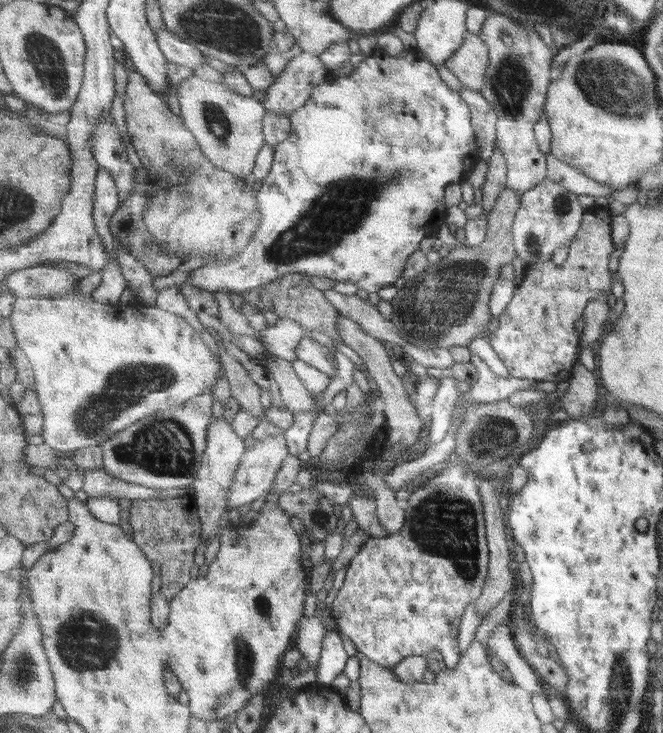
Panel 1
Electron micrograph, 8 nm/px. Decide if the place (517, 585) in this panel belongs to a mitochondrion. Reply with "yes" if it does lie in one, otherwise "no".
no

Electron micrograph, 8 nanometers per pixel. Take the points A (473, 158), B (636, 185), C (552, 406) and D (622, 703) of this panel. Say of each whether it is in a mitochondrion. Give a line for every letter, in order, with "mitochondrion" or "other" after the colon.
A: other
B: other
C: other
D: mitochondrion

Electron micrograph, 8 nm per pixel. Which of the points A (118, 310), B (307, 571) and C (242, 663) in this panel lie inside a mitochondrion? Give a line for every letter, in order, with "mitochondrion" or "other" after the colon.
A: other
B: other
C: mitochondrion

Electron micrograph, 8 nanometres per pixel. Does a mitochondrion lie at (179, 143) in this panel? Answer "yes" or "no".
no

